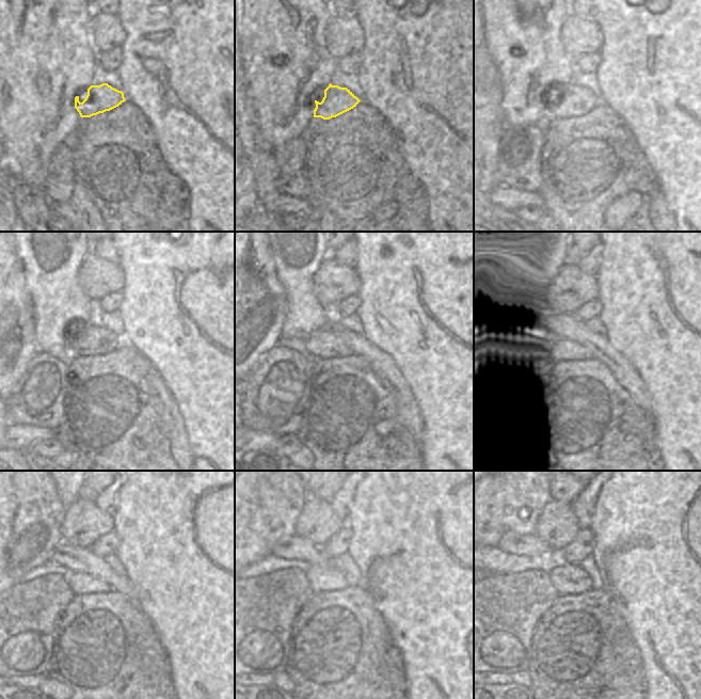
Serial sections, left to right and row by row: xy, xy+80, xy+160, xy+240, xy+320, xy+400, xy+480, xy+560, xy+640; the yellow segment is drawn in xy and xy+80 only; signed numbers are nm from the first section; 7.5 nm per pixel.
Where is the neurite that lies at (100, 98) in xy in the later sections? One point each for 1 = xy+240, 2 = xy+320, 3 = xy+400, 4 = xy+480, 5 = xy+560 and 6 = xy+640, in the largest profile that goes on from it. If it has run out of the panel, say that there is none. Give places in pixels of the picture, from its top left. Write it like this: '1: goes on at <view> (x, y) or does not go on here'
1: goes on at xy+240 (92, 339)
2: goes on at xy+320 (322, 344)
3: goes on at xy+400 (558, 345)
4: goes on at xy+480 (81, 584)
5: goes on at xy+560 (320, 578)
6: goes on at xy+640 (567, 577)

